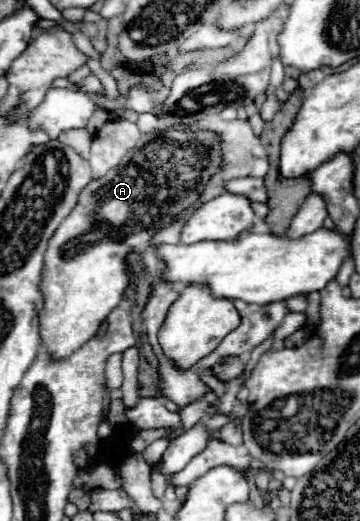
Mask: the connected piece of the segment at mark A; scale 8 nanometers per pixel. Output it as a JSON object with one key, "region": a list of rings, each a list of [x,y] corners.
{"region":[[[152,132],[140,138],[140,142],[122,158],[118,168],[112,168],[104,178],[92,180],[80,192],[74,210],[56,228],[56,232],[48,240],[48,248],[44,254],[40,280],[44,304],[38,314],[38,326],[42,348],[50,354],[52,360],[66,360],[98,332],[104,318],[120,304],[122,294],[128,286],[126,256],[130,254],[130,250],[144,254],[150,246],[150,238],[160,228],[170,224],[176,214],[184,212],[190,204],[198,200],[210,176],[218,172],[220,162],[220,140],[212,132]]]}

